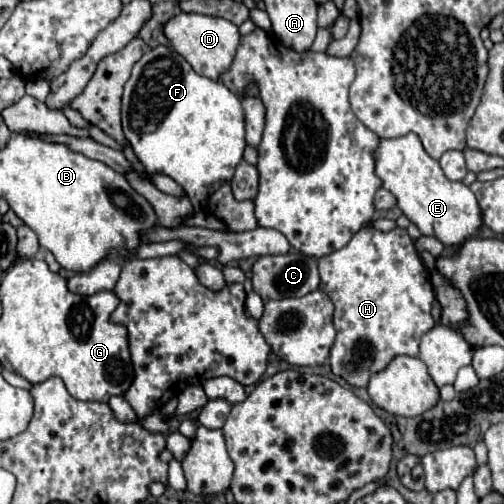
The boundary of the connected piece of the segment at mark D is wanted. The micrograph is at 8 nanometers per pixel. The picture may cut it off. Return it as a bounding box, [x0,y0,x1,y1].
[164,13,240,79]

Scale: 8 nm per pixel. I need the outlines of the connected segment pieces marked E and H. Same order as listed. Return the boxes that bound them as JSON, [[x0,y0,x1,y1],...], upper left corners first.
[[376,133,484,247],[318,229,436,387]]

